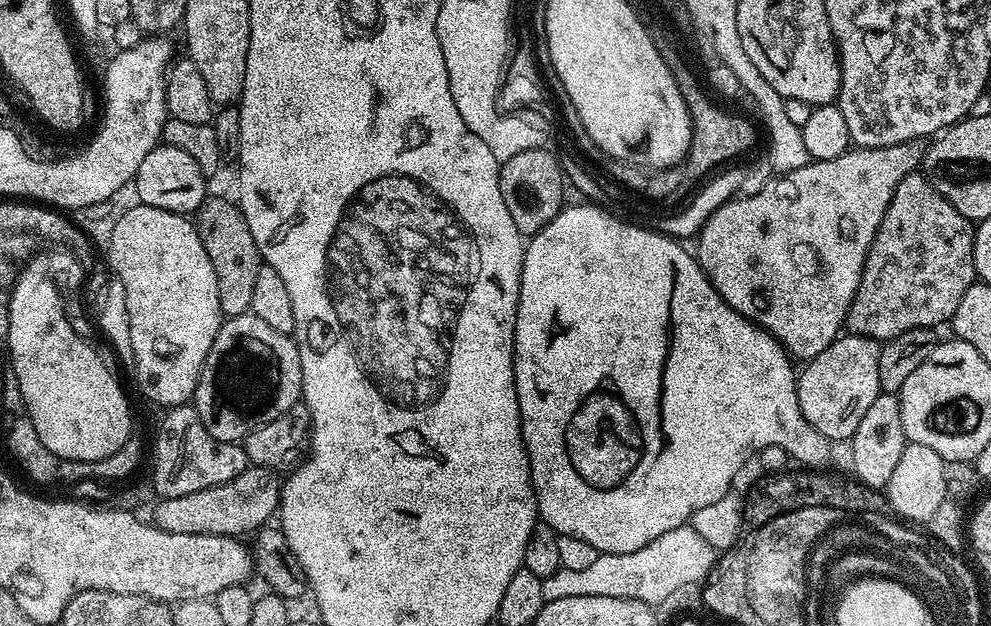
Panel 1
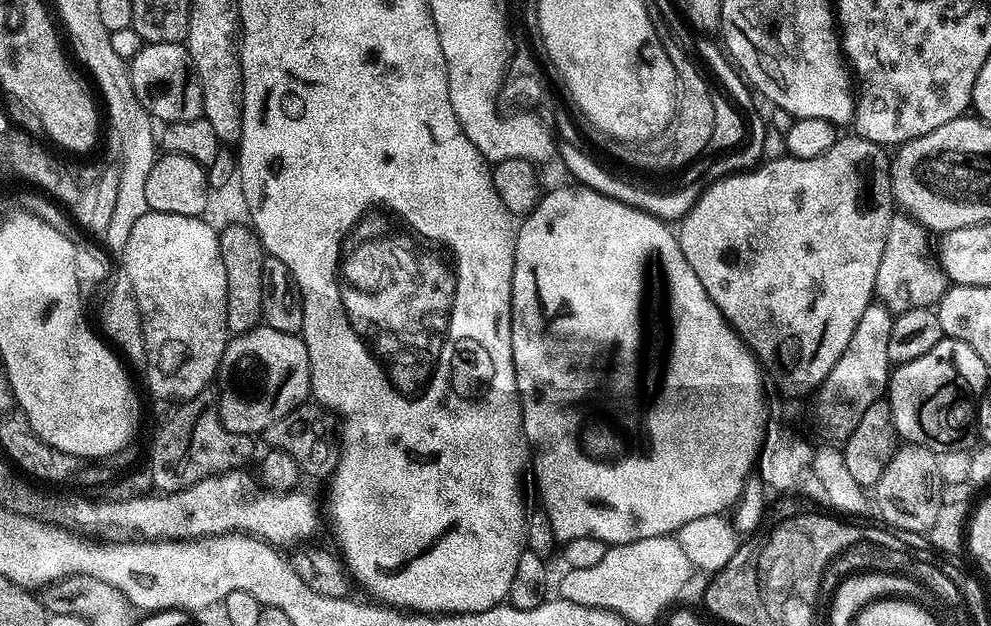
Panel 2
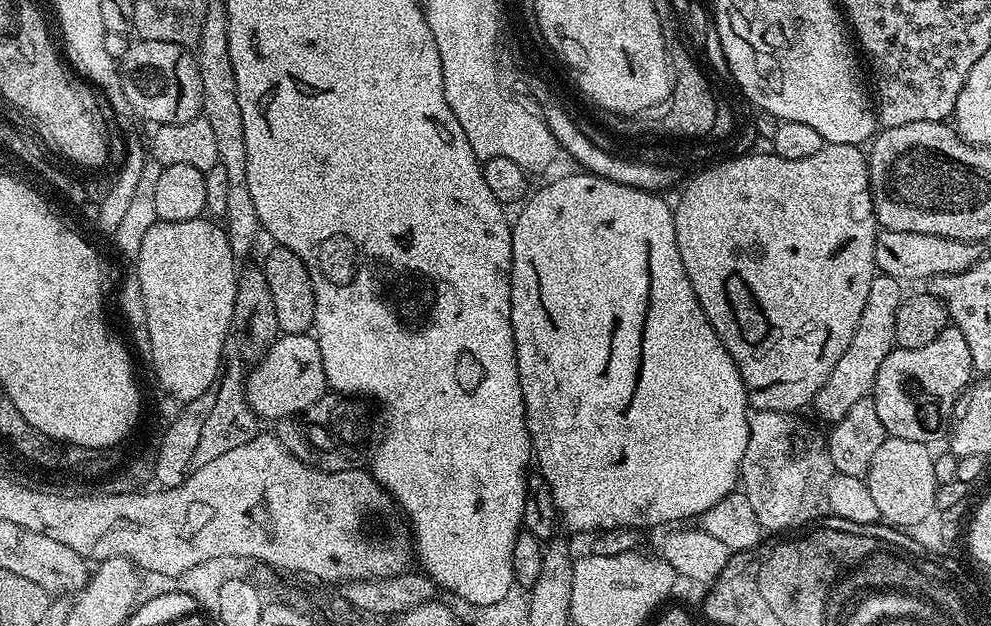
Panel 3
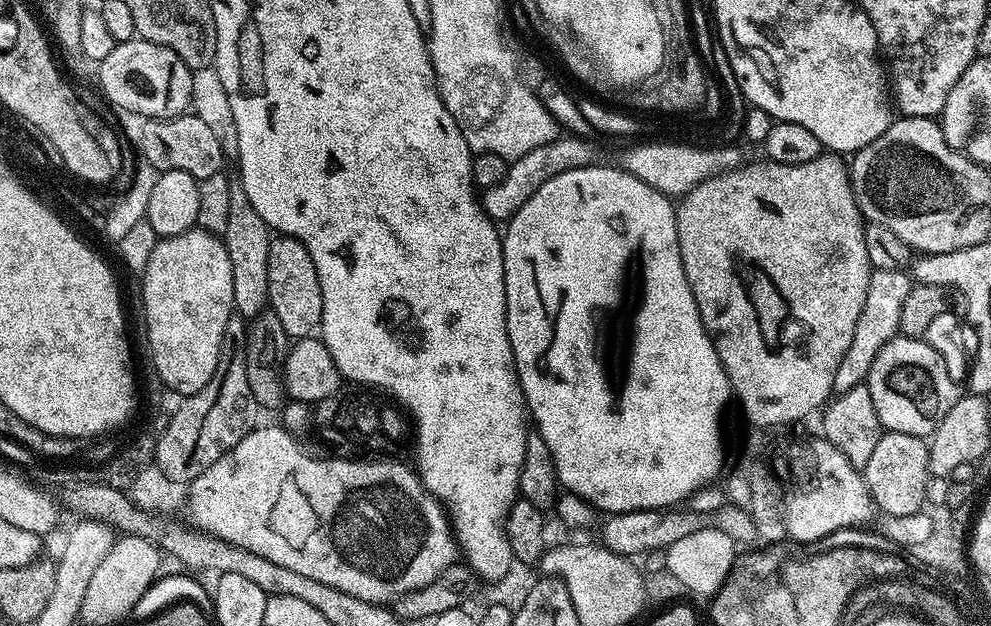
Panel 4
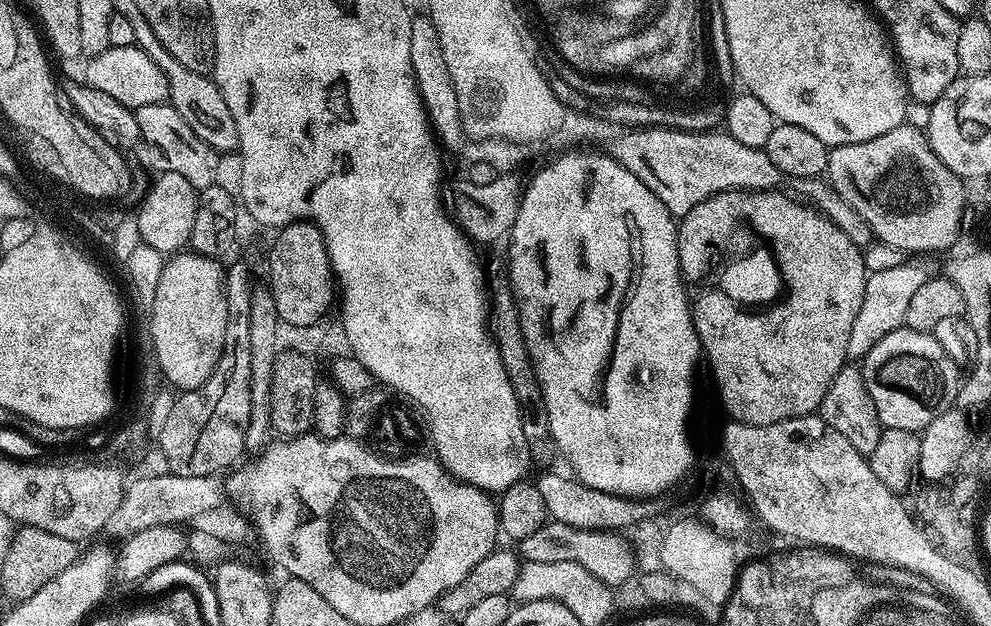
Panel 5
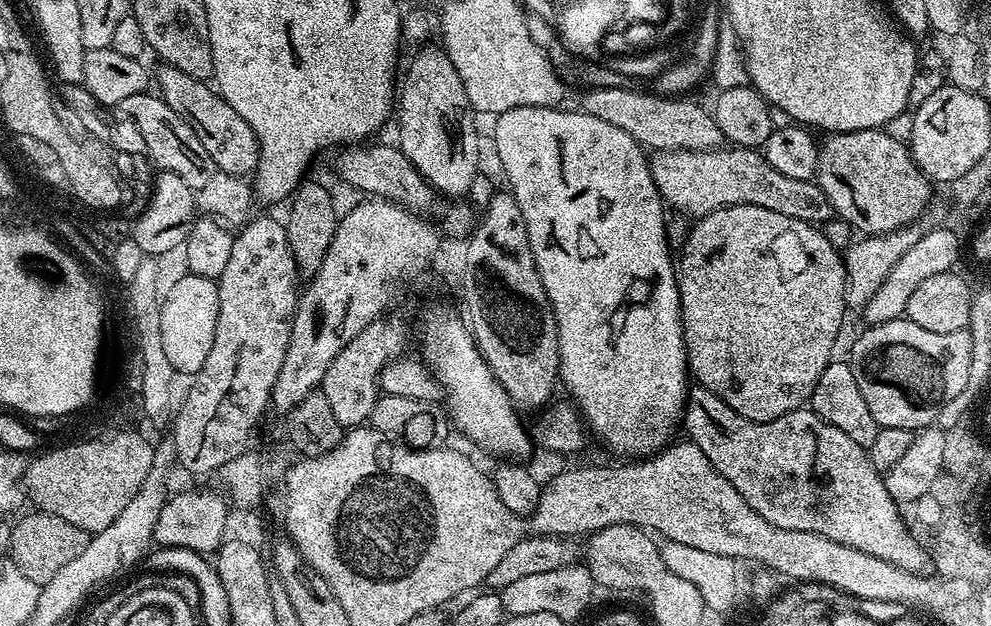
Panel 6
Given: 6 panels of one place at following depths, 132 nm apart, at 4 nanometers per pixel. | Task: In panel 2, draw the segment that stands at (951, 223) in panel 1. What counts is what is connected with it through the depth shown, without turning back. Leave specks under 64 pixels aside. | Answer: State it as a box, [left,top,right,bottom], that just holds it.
[874,215,950,314]

